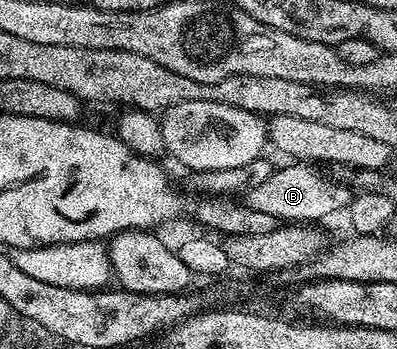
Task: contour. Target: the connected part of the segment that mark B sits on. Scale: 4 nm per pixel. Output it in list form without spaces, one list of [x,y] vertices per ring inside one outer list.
[[[287,164],[272,169],[271,174],[261,184],[249,188],[245,195],[245,204],[256,216],[263,214],[267,218],[275,218],[279,224],[319,224],[322,218],[330,214],[346,211],[353,197],[353,190],[335,178],[326,178],[318,174],[311,164]]]

